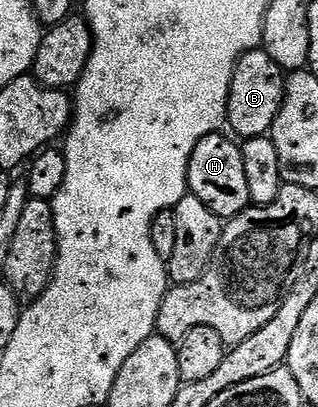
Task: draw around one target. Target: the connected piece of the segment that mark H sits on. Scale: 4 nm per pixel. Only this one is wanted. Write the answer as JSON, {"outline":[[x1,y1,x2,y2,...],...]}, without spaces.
{"outline":[[219,132,204,136,204,140,200,140,200,144,196,144,196,148,192,148,192,160,188,160,186,184,189,193,195,194,200,200,204,200,204,204,208,204,208,208,212,208,212,212,216,212,218,218,229,220,235,218,237,214,249,210,252,203,248,192,248,180,244,173,244,156,241,145,233,137,230,137,231,139,225,138,224,135,225,133]]}

